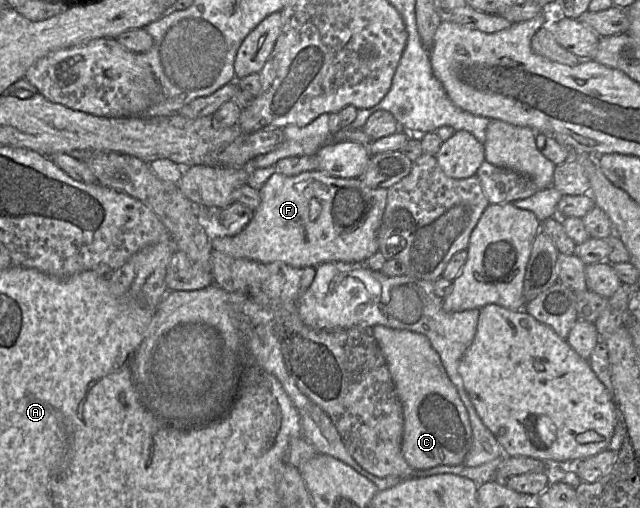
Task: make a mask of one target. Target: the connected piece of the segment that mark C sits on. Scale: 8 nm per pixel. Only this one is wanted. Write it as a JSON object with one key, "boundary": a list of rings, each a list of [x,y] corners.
{"boundary":[[[383,325],[373,326],[372,331],[402,405],[401,451],[406,462],[415,470],[462,464],[472,444],[469,415],[428,337]]]}

